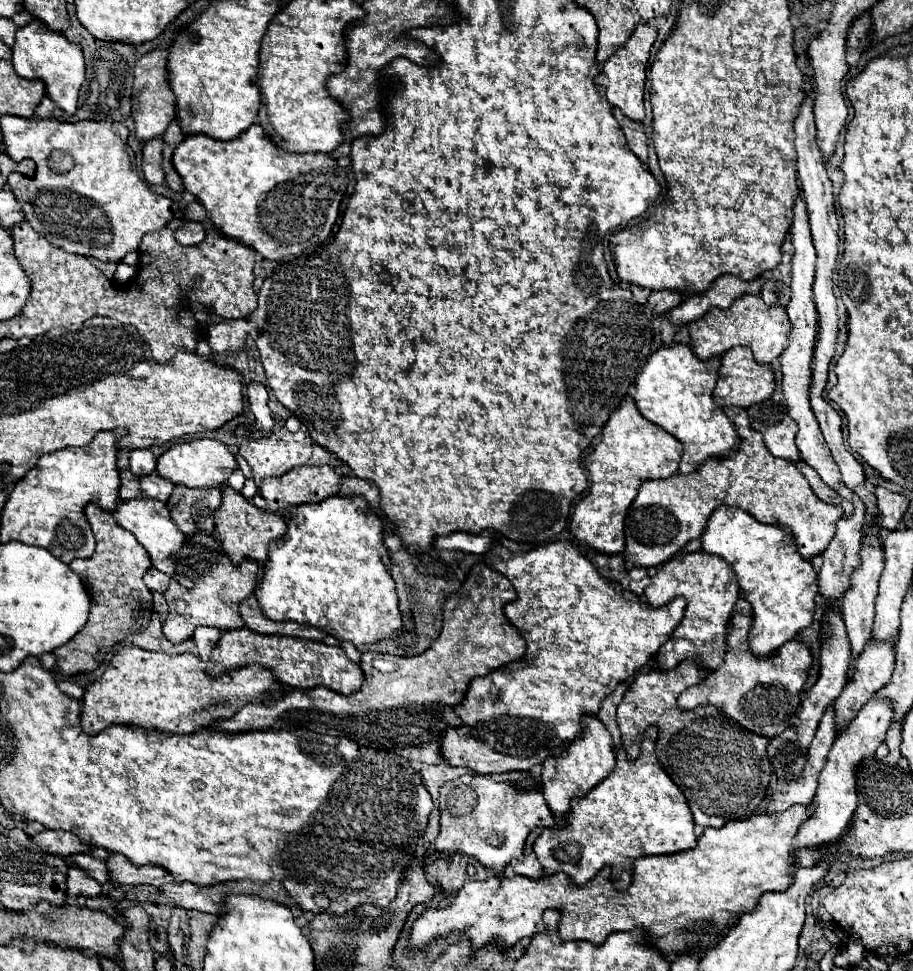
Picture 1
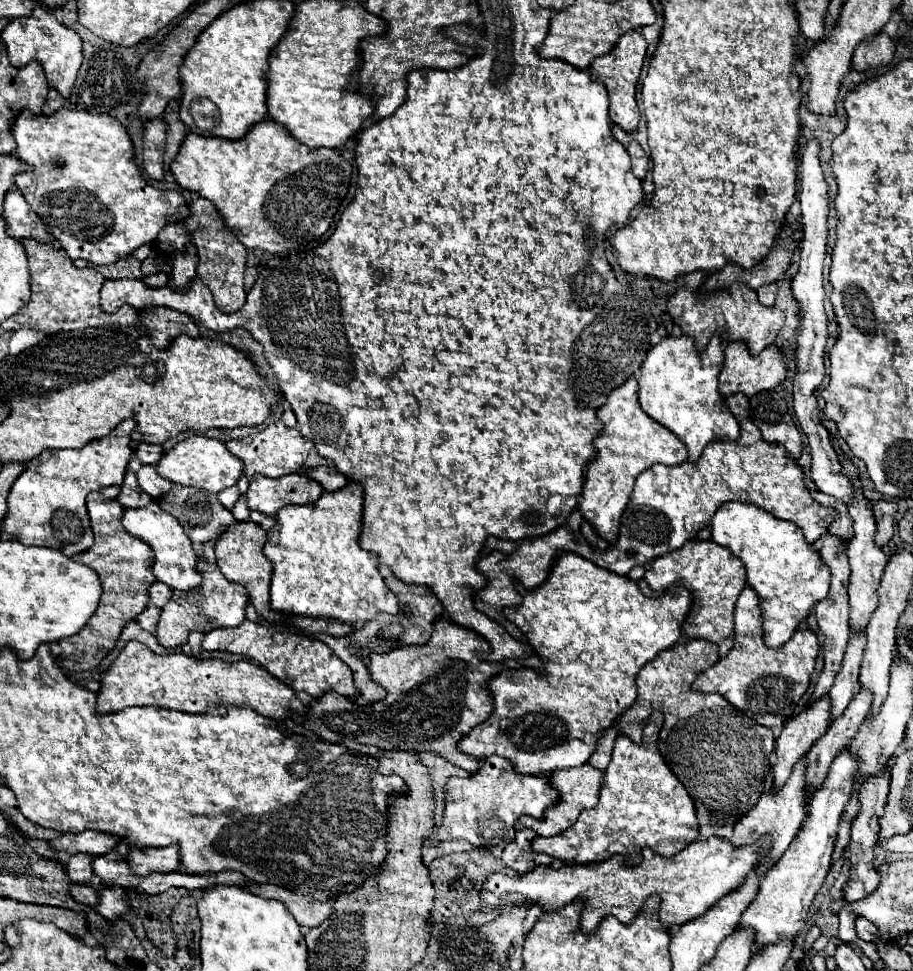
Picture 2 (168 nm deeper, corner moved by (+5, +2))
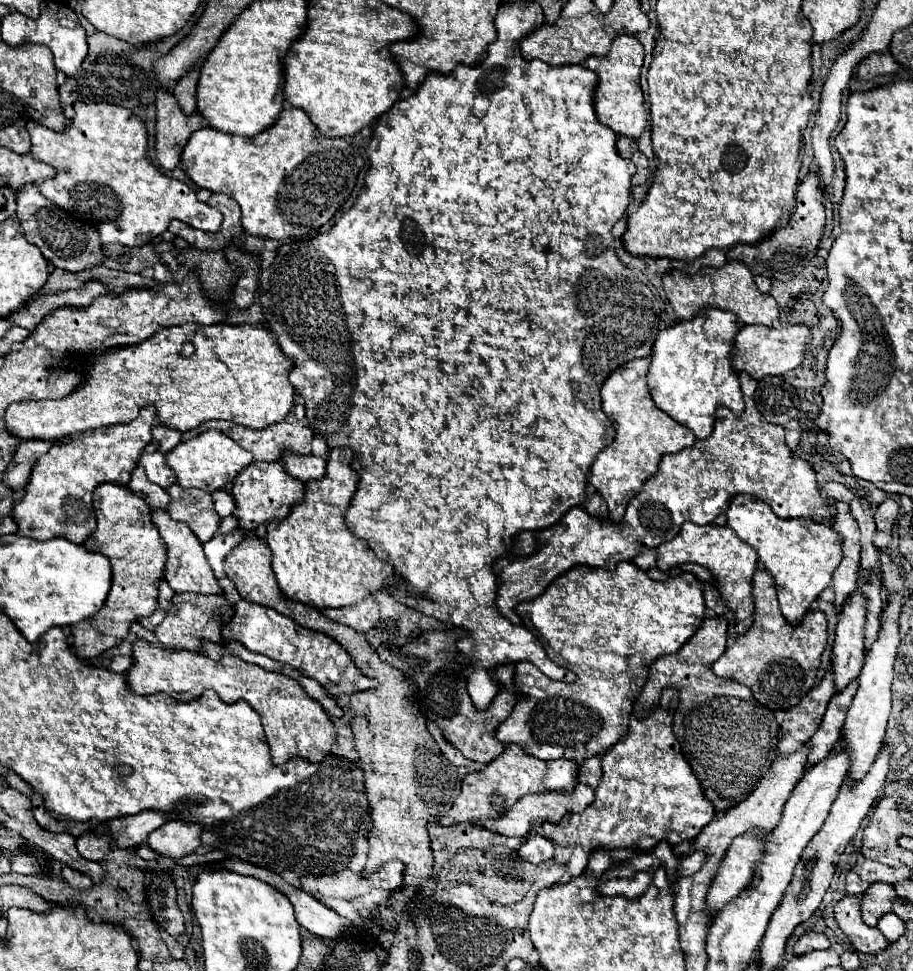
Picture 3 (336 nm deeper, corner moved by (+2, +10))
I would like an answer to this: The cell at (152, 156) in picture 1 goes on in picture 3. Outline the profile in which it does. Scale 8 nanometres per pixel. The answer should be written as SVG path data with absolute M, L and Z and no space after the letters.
M159 90L157 92L157 124L155 124L155 156L165 170L173 170L179 164L181 152L185 142L189 140L191 132L197 128L207 126L207 122L199 116L183 116L177 100L171 92Z

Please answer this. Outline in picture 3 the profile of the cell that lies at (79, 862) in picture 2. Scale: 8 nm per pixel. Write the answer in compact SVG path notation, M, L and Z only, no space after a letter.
M87 832L77 838L77 852L81 858L91 862L101 862L103 856L109 852L109 836L107 834L93 834Z

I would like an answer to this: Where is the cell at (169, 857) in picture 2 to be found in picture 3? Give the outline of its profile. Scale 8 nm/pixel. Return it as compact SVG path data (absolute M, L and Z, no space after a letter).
M167 822L161 828L153 830L147 838L147 844L153 852L167 856L171 860L179 860L187 854L193 854L199 842L201 826L185 824L185 822Z

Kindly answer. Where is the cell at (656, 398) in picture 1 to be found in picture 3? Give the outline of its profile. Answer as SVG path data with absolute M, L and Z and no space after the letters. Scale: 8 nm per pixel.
M709 308L693 320L677 322L659 332L653 344L651 366L647 372L649 394L665 414L689 428L697 440L705 440L713 432L715 412L719 406L729 408L737 418L743 414L745 404L739 380L729 360L737 330L739 322L735 314Z

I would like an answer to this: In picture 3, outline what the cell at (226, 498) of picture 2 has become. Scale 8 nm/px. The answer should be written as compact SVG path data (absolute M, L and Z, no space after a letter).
M213 490L213 502L215 502L215 510L221 518L229 516L233 510L235 510L235 500L233 500L233 494L229 494L227 490Z

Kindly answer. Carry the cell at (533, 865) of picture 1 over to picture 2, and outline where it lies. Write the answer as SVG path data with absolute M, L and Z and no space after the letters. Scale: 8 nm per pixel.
M534 830L516 832L514 842L506 844L506 848L502 852L502 862L518 874L526 874L536 866L550 866L554 862L554 858L550 858L548 854L538 854L532 850L534 836L536 836Z

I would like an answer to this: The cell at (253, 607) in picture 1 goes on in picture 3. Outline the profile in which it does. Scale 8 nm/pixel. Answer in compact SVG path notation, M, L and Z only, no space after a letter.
M371 596L359 604L353 604L351 608L337 608L331 614L335 622L351 626L357 632L367 632L379 622L379 606Z

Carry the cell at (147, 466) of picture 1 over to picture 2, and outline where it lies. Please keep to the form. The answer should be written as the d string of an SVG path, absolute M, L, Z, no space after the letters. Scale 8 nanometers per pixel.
M140 442L138 446L136 446L136 450L134 450L134 454L140 458L140 462L142 464L158 464L158 460L162 458L162 446L158 446L158 444L146 444L146 442Z

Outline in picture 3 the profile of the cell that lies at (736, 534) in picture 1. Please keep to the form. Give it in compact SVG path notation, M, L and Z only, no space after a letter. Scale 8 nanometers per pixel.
M737 494L729 508L727 508L727 526L747 544L751 544L759 556L761 566L775 578L775 588L777 588L777 598L779 598L779 608L787 620L787 624L797 626L801 624L805 612L809 610L811 602L817 600L817 596L831 584L833 572L841 562L841 536L835 534L835 530L829 530L825 524L817 524L813 520L805 518L779 518L765 502L761 502L755 496L745 496Z

